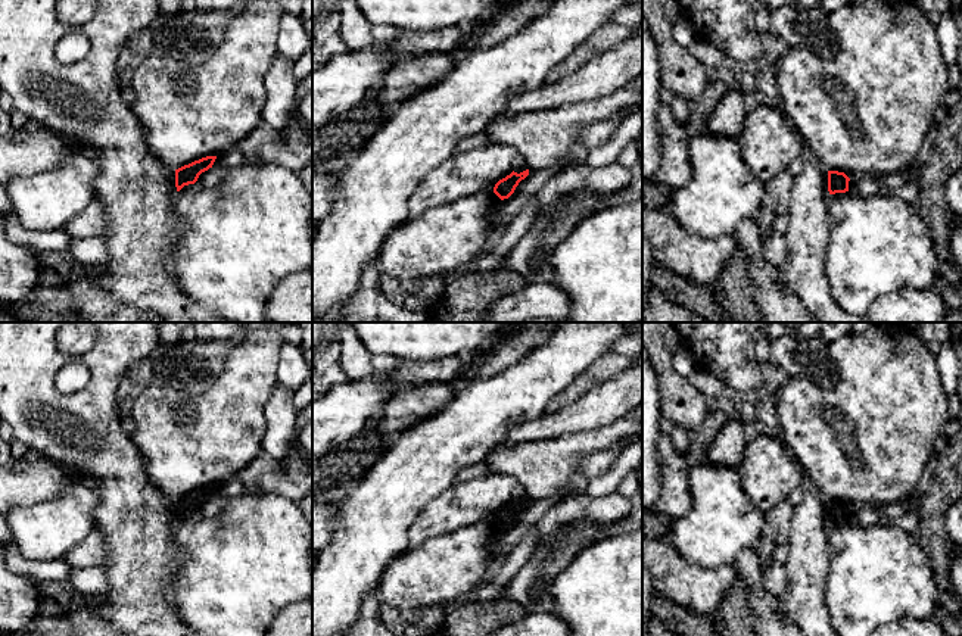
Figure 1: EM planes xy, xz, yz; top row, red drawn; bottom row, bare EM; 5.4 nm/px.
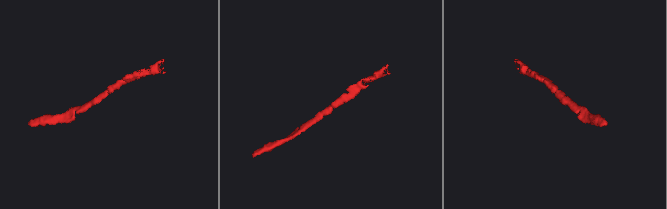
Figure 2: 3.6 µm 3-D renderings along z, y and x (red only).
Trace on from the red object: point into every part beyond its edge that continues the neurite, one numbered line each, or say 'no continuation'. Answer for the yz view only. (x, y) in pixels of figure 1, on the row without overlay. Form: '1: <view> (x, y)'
no continuation

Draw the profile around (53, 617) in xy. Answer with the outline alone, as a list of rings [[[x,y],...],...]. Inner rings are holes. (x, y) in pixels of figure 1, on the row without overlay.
[[[43,599],[35,621],[10,636],[72,636],[75,612],[55,599]]]

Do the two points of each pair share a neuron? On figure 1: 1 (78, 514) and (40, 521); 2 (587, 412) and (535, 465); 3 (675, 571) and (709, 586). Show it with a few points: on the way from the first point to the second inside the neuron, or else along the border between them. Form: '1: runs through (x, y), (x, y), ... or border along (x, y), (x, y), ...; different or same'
1: runs through (69, 516), (64, 521), (49, 521); same
2: border along (600, 427), (532, 442); different
3: runs through (684, 580), (691, 586), (700, 586); same

